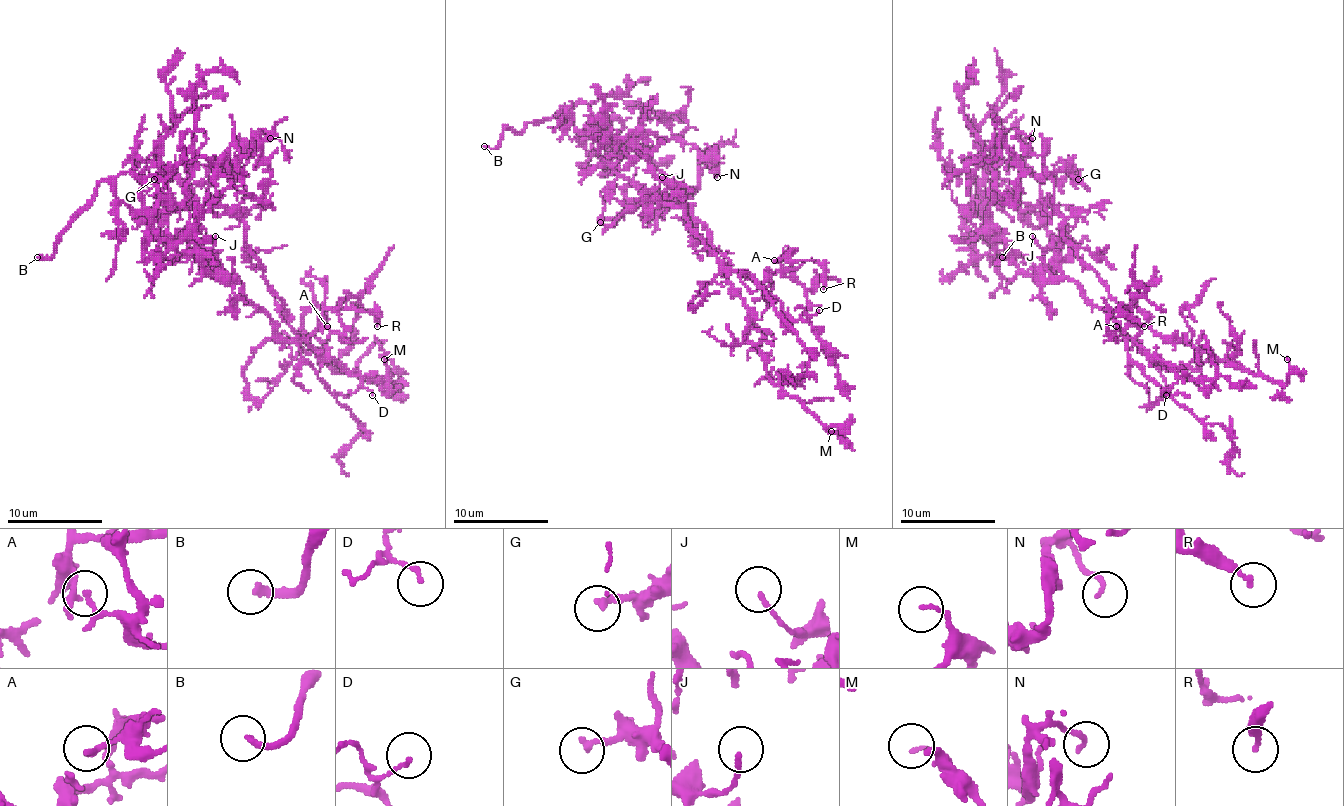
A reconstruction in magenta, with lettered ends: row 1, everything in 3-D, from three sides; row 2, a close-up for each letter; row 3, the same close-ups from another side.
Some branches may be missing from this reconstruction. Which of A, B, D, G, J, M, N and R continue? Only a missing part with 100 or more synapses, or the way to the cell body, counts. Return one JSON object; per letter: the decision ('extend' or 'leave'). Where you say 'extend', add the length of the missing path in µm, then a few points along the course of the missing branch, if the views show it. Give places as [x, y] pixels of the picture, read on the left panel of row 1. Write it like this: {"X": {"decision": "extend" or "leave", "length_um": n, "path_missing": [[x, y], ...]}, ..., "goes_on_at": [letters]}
{"A": {"decision": "leave"}, "B": {"decision": "extend", "length_um": 100}, "D": {"decision": "leave"}, "G": {"decision": "leave"}, "J": {"decision": "leave"}, "M": {"decision": "leave"}, "N": {"decision": "leave"}, "R": {"decision": "leave"}, "goes_on_at": ["B"]}

